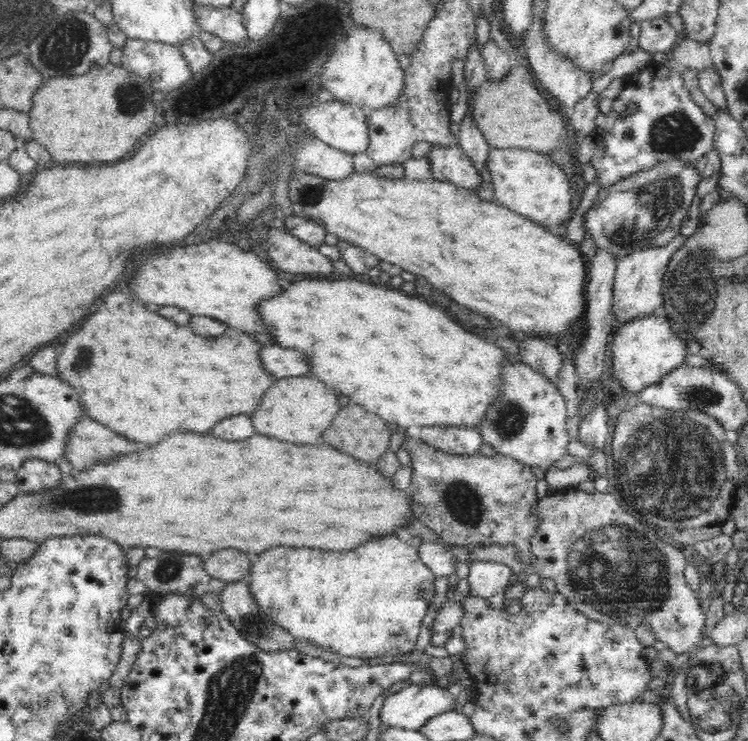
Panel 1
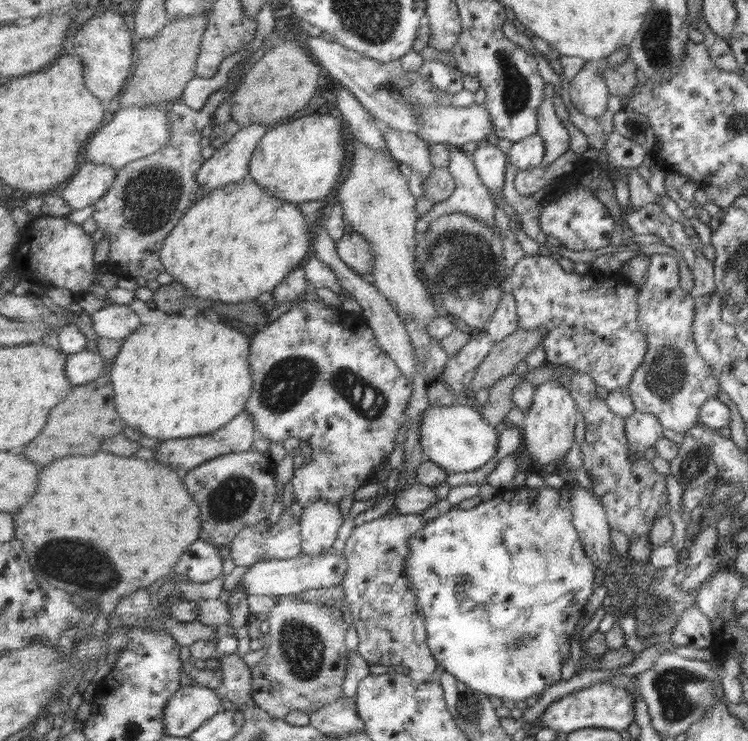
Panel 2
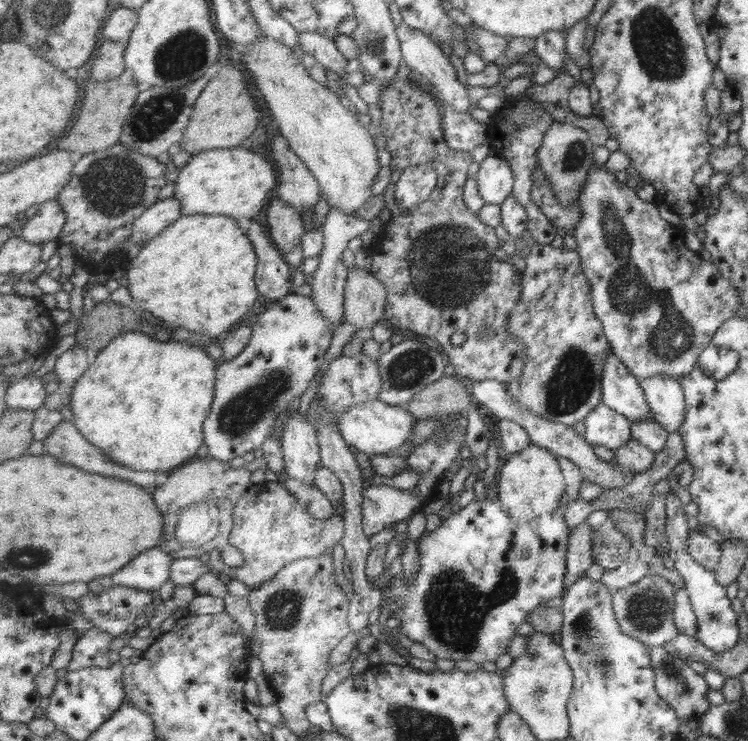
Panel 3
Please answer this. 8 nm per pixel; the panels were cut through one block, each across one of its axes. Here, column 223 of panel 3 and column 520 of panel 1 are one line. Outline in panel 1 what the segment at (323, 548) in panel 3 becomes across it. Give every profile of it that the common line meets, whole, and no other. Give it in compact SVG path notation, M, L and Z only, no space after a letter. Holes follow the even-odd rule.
M575 487L550 491L550 494L541 498L537 504L539 525L534 538L531 538L531 550L536 556L536 563L526 565L518 562L518 550L514 543L506 546L466 546L469 548L469 559L502 562L510 566L514 575L531 571L540 578L550 578L554 581L558 594L566 597L574 608L590 618L608 624L626 624L634 629L639 624L648 625L658 641L665 643L676 654L686 654L688 658L698 649L712 643L712 640L704 634L705 604L695 598L694 592L686 584L687 562L682 551L686 545L676 542L670 528L660 528L646 522L642 512L638 514L634 508L631 509L631 514L624 511L608 492L586 493Z

